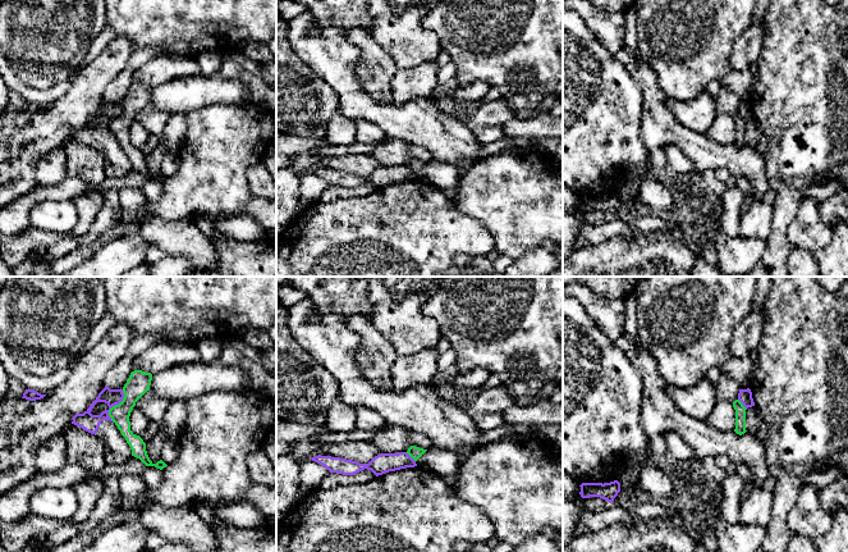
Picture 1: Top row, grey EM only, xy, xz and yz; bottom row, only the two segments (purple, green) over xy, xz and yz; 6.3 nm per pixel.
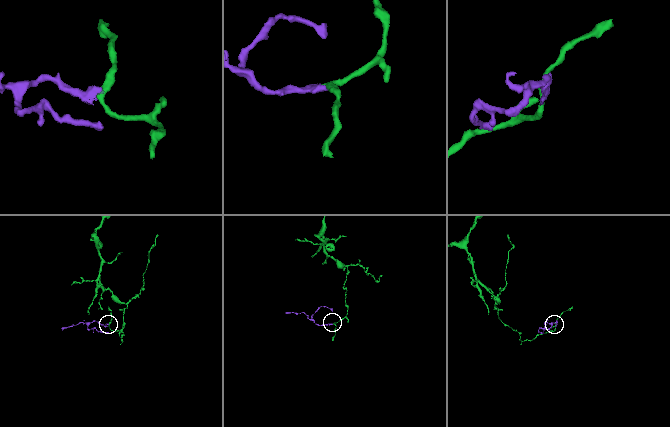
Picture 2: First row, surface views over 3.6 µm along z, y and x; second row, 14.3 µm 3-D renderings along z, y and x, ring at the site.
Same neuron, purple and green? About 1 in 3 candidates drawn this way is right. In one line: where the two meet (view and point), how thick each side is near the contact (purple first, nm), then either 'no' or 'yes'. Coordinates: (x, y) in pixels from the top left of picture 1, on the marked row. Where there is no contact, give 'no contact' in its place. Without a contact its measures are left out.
meets purple in xy at (114, 405); 110 nm thick on the purple side, 150 nm on the other; no

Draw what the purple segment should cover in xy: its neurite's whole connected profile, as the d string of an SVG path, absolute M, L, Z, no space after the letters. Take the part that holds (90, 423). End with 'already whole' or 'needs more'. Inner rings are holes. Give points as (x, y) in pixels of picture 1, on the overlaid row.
M105 388L83 414L75 414L72 424L95 434L104 442L106 465L120 465L132 457L132 450L122 435L115 423L109 416L109 410L119 405L124 398L123 389ZM97 402L105 402L109 409L100 415L92 415L91 411Z | needs more

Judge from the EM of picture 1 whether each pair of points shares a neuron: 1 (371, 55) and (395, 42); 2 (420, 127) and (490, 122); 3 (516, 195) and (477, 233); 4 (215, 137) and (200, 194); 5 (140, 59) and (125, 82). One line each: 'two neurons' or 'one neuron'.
1: two neurons
2: two neurons
3: two neurons
4: one neuron
5: one neuron

